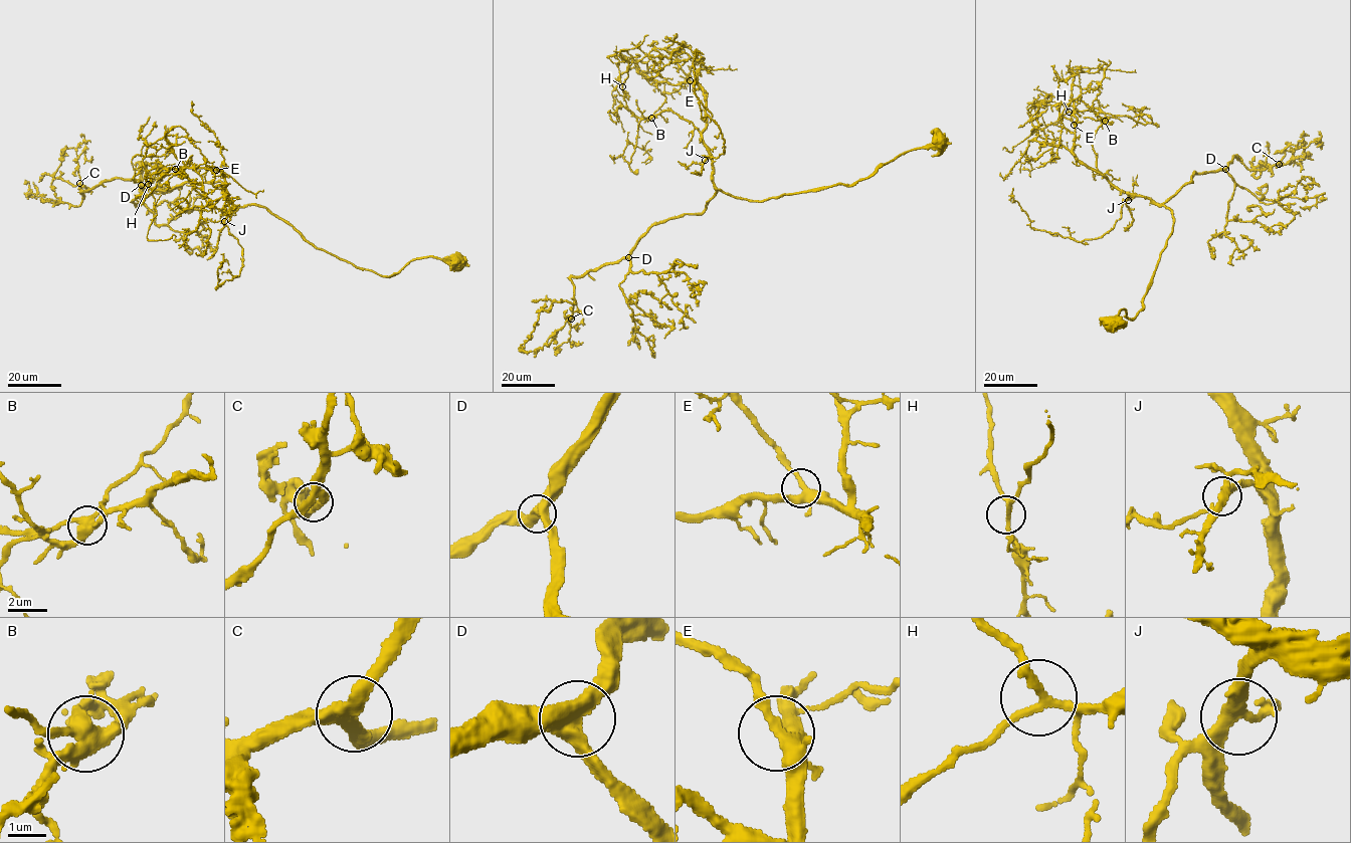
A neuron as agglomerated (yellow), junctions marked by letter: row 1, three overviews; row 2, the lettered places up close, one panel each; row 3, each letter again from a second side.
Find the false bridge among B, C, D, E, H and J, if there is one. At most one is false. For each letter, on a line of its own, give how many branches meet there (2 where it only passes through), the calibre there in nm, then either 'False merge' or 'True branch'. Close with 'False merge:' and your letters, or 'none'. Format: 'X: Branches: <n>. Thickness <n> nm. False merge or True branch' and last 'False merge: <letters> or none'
B: Branches: 4. Thickness 440 nm. False merge
C: Branches: 3. Thickness 320 nm. True branch
D: Branches: 3. Thickness 460 nm. True branch
E: Branches: 5. Thickness 360 nm. True branch
H: Branches: 4. Thickness 200 nm. True branch
J: Branches: 4. Thickness 320 nm. True branch
False merge: B

